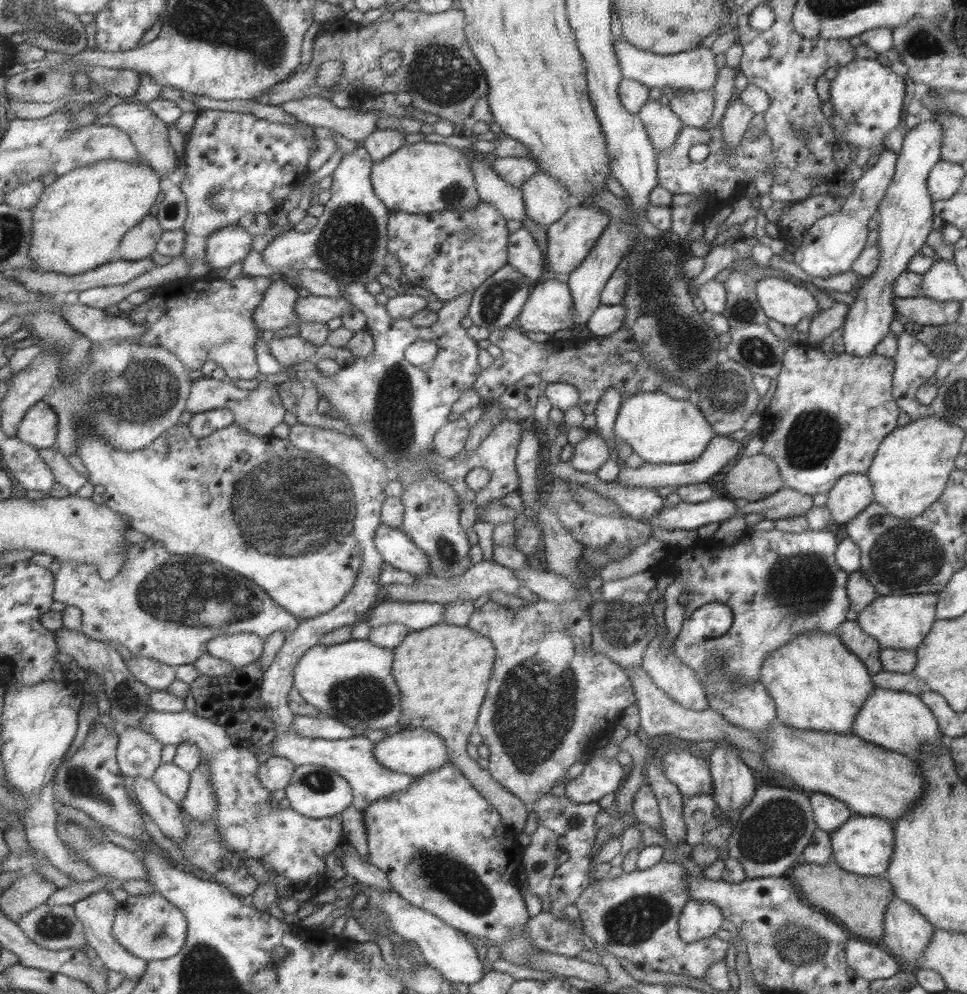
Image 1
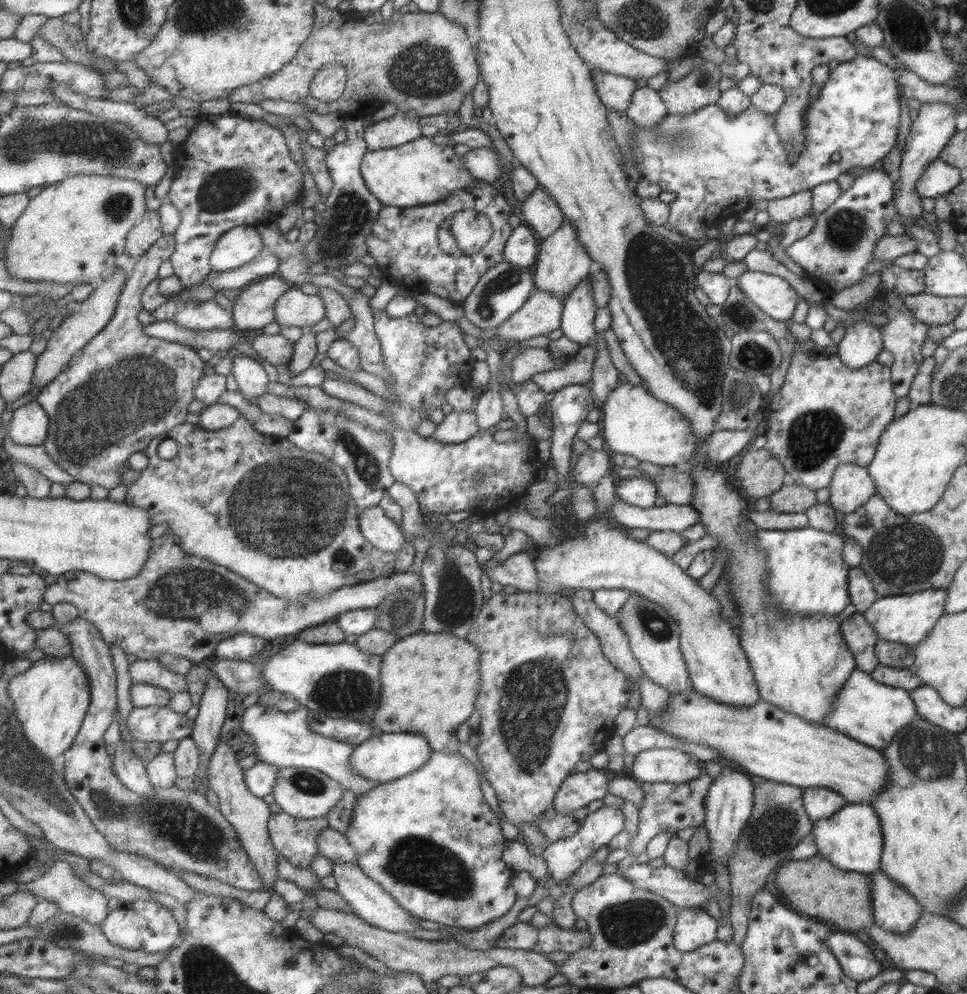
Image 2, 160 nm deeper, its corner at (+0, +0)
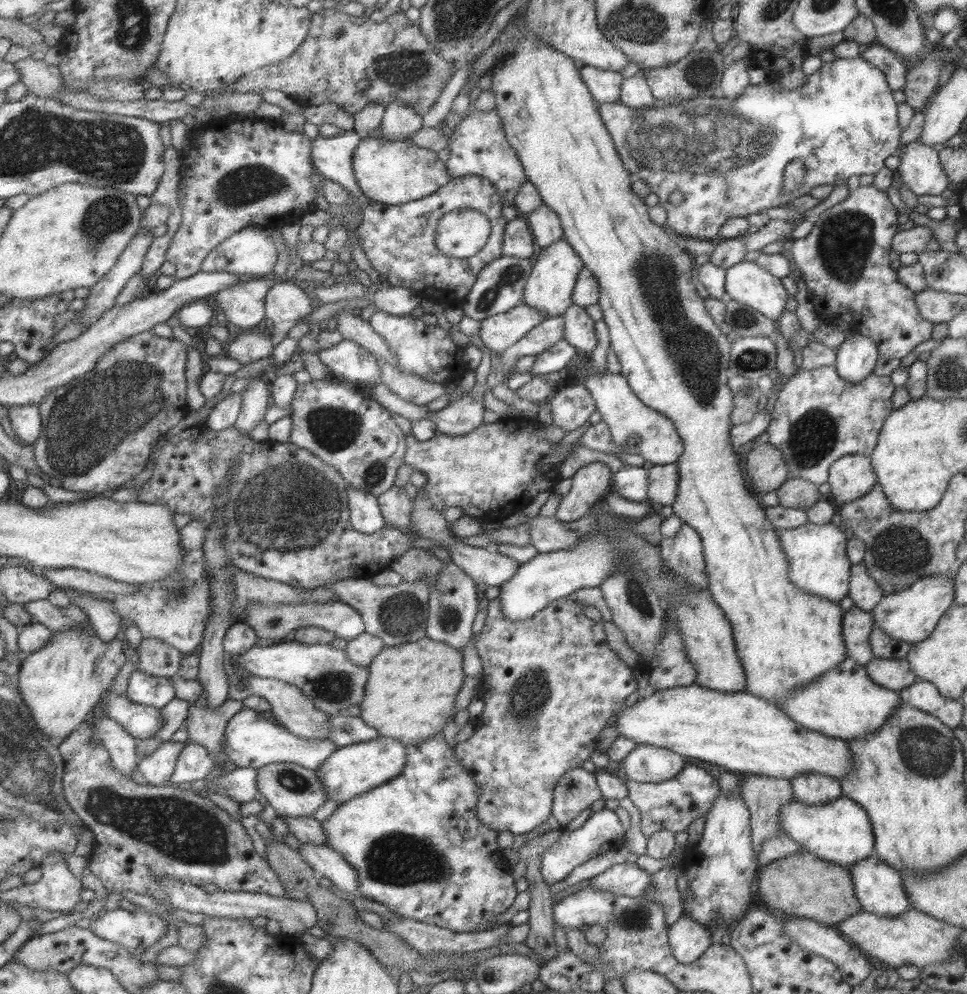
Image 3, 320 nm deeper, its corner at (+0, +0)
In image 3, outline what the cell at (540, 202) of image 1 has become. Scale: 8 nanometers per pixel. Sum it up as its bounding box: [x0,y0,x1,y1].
[525,203,563,250]

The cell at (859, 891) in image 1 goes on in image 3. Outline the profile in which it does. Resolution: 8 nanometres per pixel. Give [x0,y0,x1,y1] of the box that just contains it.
[754,850,861,926]

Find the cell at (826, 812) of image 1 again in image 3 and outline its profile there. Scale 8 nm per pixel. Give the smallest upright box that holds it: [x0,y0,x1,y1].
[790,772,842,805]

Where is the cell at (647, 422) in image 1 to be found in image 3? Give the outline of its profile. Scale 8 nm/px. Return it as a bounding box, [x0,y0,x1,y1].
[575,363,684,465]

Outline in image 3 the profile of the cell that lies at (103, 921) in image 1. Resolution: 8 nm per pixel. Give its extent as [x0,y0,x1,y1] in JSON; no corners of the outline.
[2,853,83,913]

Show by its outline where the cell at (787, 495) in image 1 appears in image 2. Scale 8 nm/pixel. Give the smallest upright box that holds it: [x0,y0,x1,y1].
[769,483,817,513]

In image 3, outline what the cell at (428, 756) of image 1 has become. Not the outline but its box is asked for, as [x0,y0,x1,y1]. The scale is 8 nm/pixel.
[314,735,405,803]

